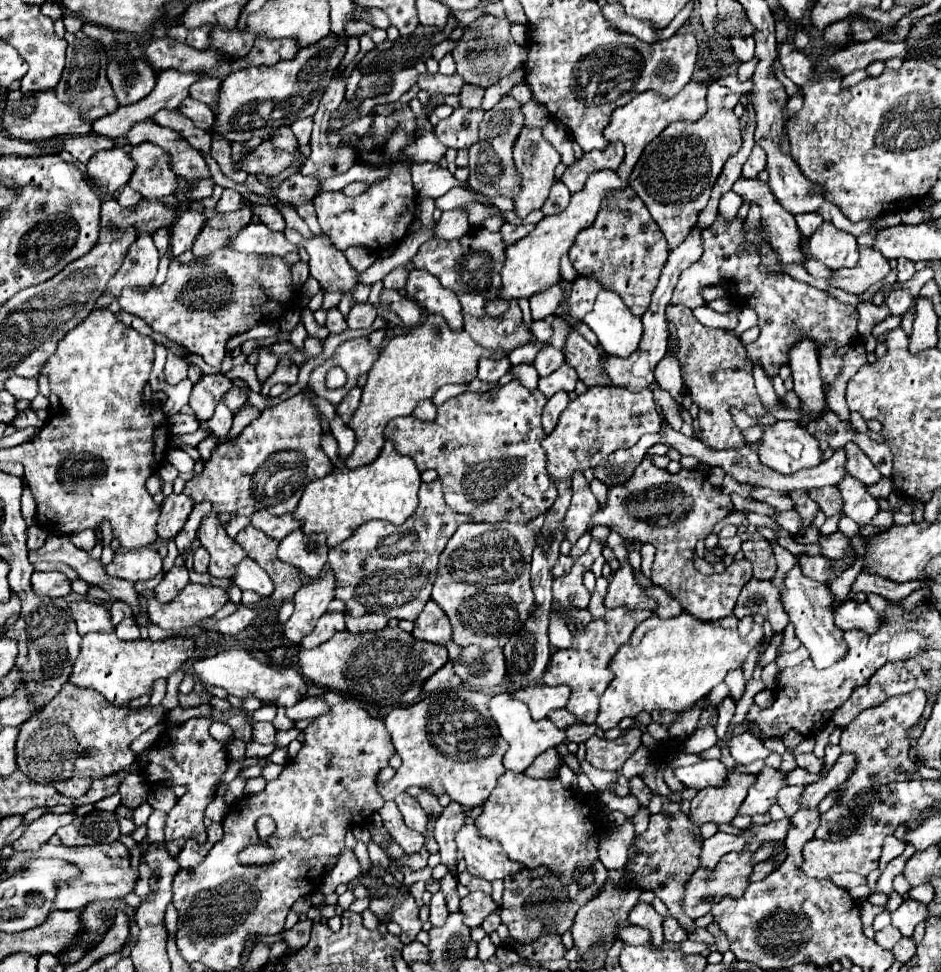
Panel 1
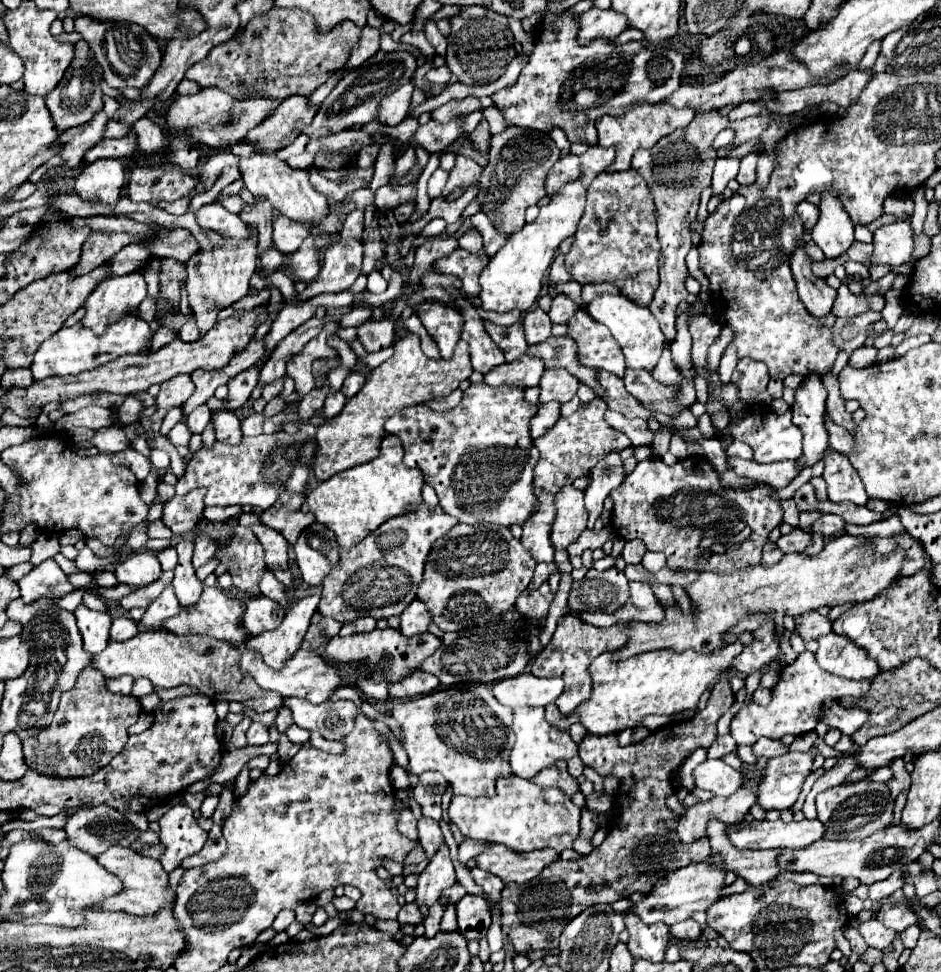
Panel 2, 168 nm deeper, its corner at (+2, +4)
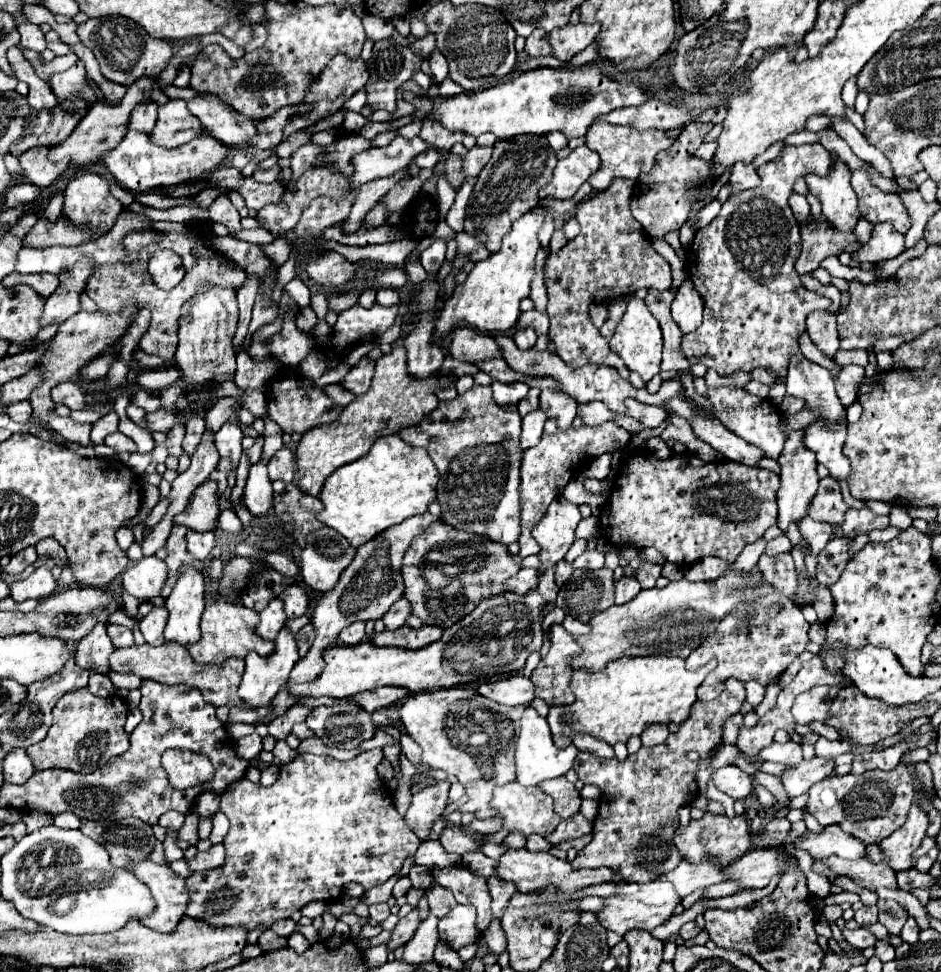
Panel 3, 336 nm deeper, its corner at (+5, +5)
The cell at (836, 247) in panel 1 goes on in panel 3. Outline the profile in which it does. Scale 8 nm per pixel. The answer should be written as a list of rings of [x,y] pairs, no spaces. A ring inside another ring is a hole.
[[[838,159],[834,171],[828,177],[808,175],[806,183],[810,187],[810,193],[820,199],[824,219],[830,221],[834,229],[852,233],[854,225],[858,223],[858,203],[846,165]]]

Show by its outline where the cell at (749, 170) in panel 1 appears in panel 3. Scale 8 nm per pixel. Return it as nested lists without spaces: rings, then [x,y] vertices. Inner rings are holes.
[[[754,163],[752,165],[734,165],[730,173],[730,183],[732,183],[732,193],[744,191],[744,189],[754,189],[760,185],[760,177],[756,173]]]

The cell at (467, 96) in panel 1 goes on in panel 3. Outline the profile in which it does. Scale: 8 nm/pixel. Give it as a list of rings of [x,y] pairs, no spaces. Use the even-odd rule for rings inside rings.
[[[428,117],[422,121],[420,137],[424,141],[428,141],[432,147],[438,147],[438,149],[450,149],[454,143],[462,141],[462,133],[452,133],[440,121],[434,121],[434,119],[428,119]]]

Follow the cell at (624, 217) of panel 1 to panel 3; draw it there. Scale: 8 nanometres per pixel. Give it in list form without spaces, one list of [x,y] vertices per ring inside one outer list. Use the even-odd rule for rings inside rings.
[[[612,181],[610,189],[588,197],[578,203],[576,207],[576,221],[580,223],[580,233],[576,239],[568,241],[566,247],[560,249],[560,253],[550,255],[546,261],[546,277],[548,277],[548,315],[550,315],[550,331],[548,337],[556,345],[556,353],[562,357],[566,365],[582,367],[586,363],[606,363],[614,367],[622,379],[628,379],[630,371],[626,369],[624,361],[618,355],[612,355],[608,341],[600,335],[599,329],[594,327],[589,317],[590,303],[610,303],[608,299],[616,299],[620,295],[634,293],[638,289],[668,289],[672,285],[670,277],[670,265],[668,261],[656,253],[652,247],[652,241],[646,237],[642,225],[634,221],[630,213],[630,197],[634,191],[634,181]]]

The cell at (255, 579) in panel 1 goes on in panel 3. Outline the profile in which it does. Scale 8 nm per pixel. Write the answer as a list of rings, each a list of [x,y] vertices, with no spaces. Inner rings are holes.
[[[288,585],[288,587],[278,595],[278,599],[282,599],[284,611],[286,611],[288,619],[294,619],[294,617],[300,617],[300,615],[306,613],[308,595],[304,593],[302,587],[298,587],[298,585]]]

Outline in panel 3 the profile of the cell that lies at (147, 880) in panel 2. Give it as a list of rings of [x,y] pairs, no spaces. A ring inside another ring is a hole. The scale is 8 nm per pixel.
[[[150,859],[130,861],[126,869],[134,873],[134,877],[142,879],[156,901],[154,913],[150,917],[144,917],[140,923],[160,933],[174,931],[176,923],[184,917],[188,903],[184,877],[176,875],[168,865],[158,865]]]

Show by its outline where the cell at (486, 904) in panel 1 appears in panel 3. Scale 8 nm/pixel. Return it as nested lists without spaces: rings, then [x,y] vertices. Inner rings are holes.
[[[456,905],[446,917],[438,921],[440,937],[450,943],[450,947],[460,949],[468,943],[476,943],[480,939],[476,927],[476,913],[472,905]]]

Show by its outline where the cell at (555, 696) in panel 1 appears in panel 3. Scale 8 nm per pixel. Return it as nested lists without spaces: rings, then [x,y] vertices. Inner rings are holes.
[[[512,675],[512,677],[502,679],[502,681],[482,683],[478,687],[478,693],[496,701],[496,703],[508,705],[508,707],[530,705],[536,699],[534,683],[524,675]]]

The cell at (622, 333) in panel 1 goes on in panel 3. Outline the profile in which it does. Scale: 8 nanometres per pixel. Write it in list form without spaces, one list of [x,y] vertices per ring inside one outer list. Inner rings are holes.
[[[634,297],[628,303],[626,313],[616,325],[616,331],[610,339],[610,349],[620,355],[630,371],[636,371],[644,381],[650,381],[656,373],[660,373],[660,357],[662,357],[662,331],[658,321],[646,309],[646,303],[640,297]]]

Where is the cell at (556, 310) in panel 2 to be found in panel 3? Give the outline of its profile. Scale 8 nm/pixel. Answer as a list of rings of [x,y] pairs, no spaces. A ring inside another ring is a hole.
[[[532,309],[532,311],[522,313],[516,327],[530,327],[530,325],[536,329],[538,335],[540,333],[548,333],[548,325],[550,325],[548,313],[546,311],[538,311],[538,309]]]

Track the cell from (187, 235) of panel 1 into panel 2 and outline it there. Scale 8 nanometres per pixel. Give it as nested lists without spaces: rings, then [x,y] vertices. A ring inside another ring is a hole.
[[[219,202],[205,204],[195,214],[201,228],[211,228],[225,238],[249,238],[249,226],[237,214],[225,210]]]

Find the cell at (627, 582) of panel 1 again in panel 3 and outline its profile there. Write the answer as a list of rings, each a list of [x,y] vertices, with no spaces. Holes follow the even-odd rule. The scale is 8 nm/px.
[[[576,569],[572,577],[560,587],[556,605],[566,615],[588,623],[594,613],[614,605],[614,575],[610,569]]]

